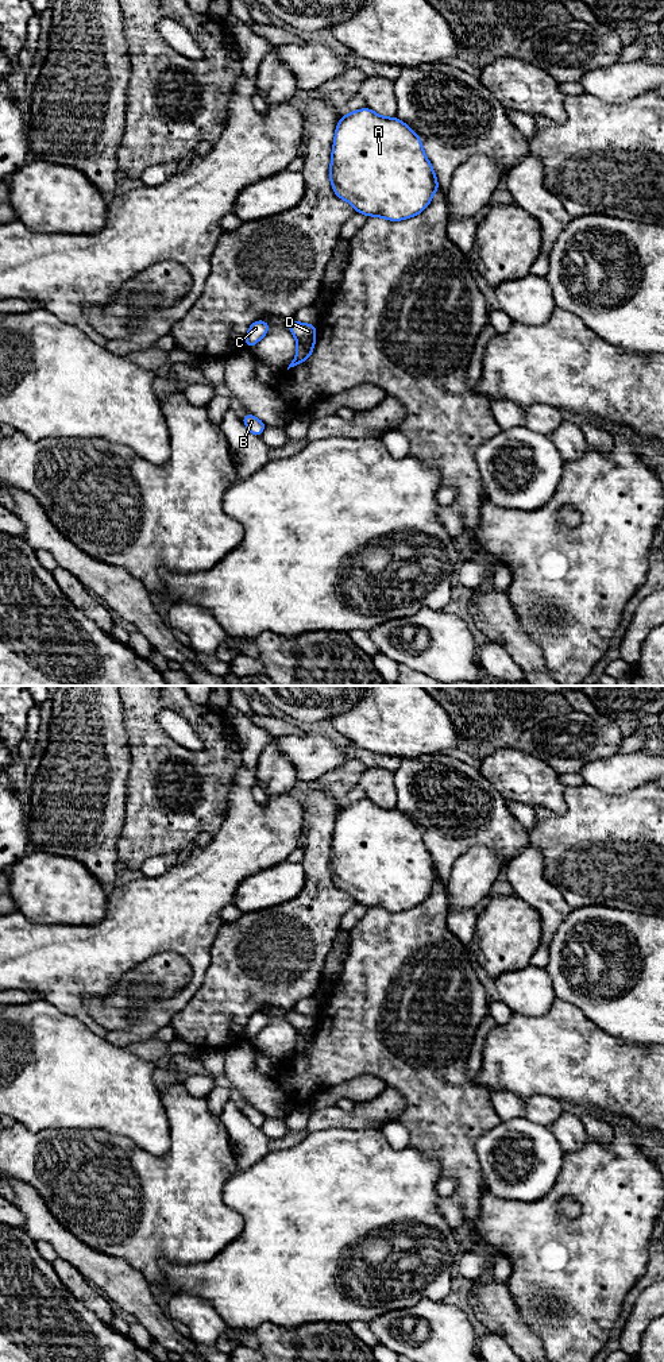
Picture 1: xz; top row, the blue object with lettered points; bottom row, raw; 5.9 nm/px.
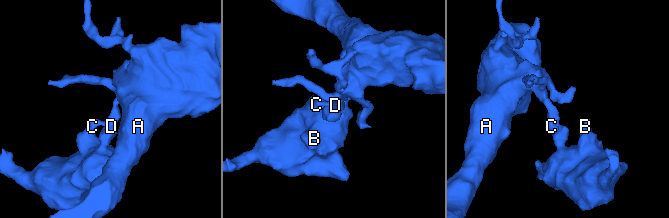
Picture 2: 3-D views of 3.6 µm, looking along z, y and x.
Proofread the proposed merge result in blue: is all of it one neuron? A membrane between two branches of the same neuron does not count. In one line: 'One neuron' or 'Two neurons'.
Two neurons

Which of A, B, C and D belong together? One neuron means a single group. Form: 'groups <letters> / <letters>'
groups A C D / B

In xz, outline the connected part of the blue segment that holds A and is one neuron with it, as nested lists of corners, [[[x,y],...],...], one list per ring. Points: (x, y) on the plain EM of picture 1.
[[[368,798],[355,803],[348,803],[339,811],[335,822],[335,832],[331,846],[329,871],[332,875],[333,884],[339,890],[350,894],[358,904],[363,904],[367,908],[370,907],[383,908],[390,912],[401,912],[420,906],[431,895],[433,884],[436,881],[440,881],[433,859],[424,844],[421,829],[408,815],[402,814],[398,809],[381,807],[371,802]]]

